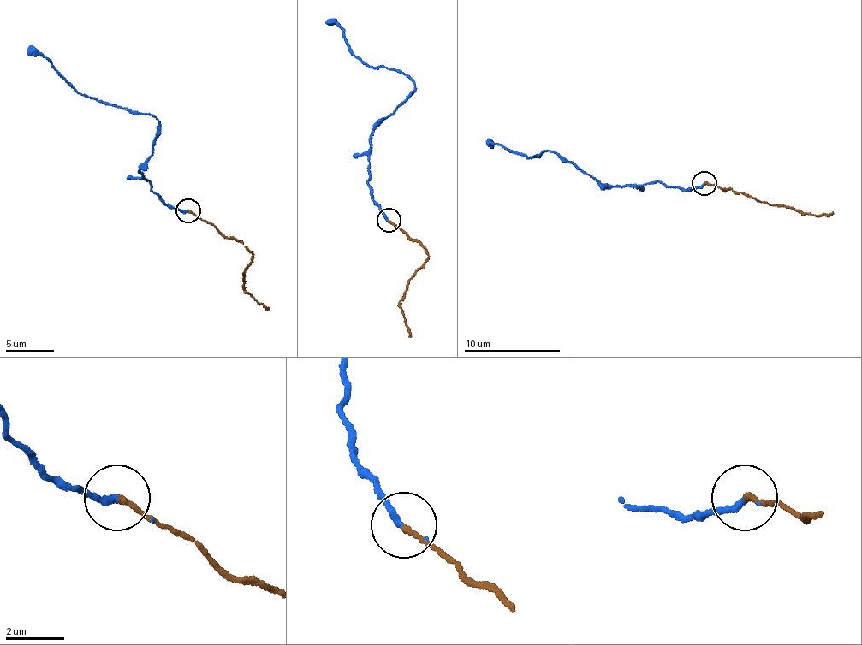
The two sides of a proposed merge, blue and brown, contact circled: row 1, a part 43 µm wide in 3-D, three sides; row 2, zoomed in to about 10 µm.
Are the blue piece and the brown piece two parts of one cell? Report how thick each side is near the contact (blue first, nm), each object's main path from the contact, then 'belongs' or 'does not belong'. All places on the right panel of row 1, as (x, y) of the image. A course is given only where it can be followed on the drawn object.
160 nm thick on the blue side, 170 nm on the other; blue runs (704, 184), (686, 191), (661, 182), (614, 186), (599, 184), (570, 162), (550, 153), (530, 158), (490, 142); brown runs (704, 184), (748, 194), (774, 204), (791, 206), (797, 211), (817, 215), (833, 213); belongs

